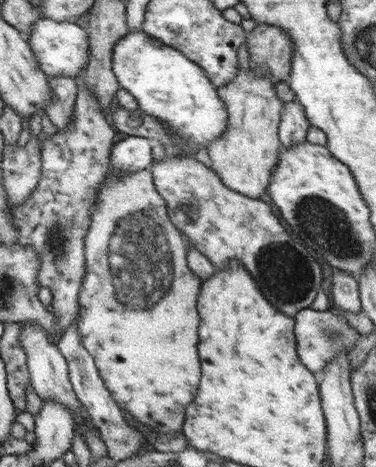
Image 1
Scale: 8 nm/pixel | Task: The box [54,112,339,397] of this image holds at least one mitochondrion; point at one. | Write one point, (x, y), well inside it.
(139, 272)

